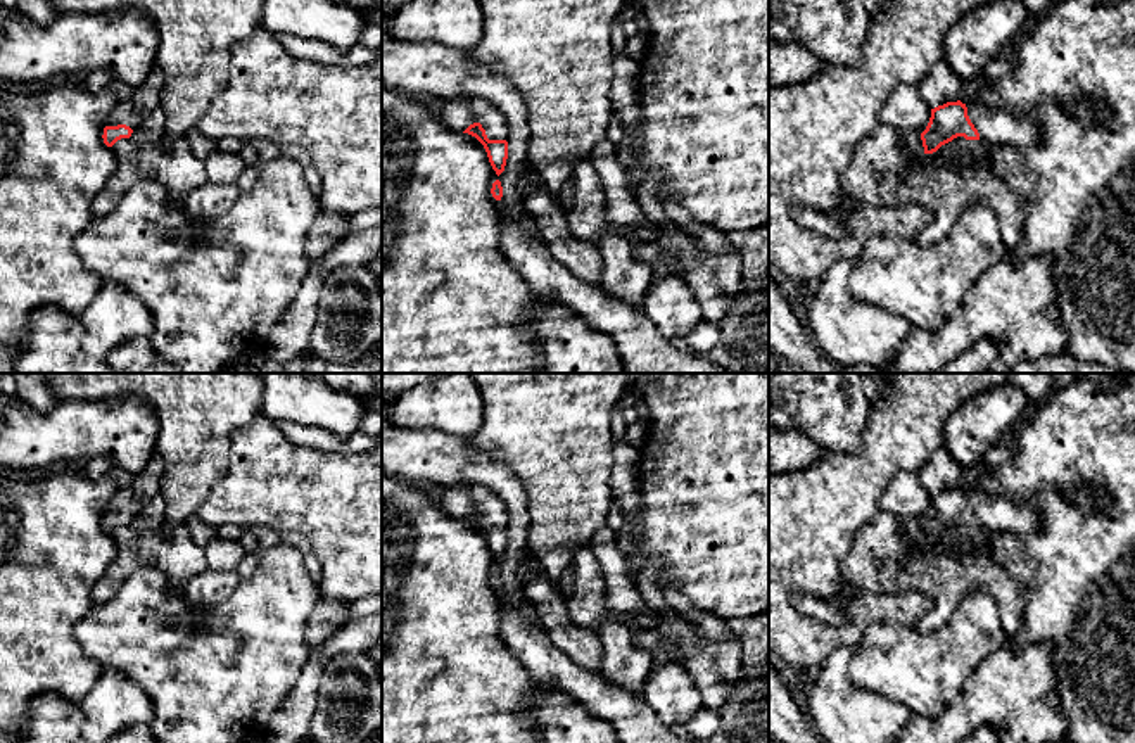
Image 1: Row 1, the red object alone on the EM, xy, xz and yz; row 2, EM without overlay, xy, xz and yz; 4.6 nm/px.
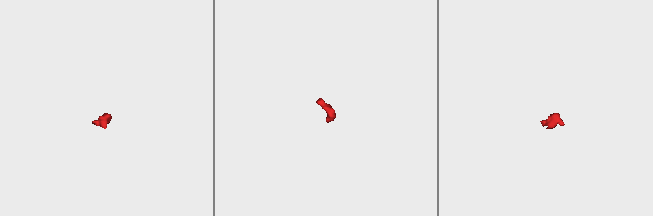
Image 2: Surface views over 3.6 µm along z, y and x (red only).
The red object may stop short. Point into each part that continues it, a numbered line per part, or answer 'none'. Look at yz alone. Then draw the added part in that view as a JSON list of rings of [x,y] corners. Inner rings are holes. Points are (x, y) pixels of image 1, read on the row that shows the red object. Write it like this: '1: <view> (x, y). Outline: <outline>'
1: yz (999, 127). Outline: [[[974,100],[966,107],[980,138],[992,145],[1031,147],[1040,142],[1040,128],[1011,109],[986,107]]]
2: yz (911, 140). Outline: [[[904,131],[902,147],[907,154],[916,156],[923,149],[923,140],[919,131]]]

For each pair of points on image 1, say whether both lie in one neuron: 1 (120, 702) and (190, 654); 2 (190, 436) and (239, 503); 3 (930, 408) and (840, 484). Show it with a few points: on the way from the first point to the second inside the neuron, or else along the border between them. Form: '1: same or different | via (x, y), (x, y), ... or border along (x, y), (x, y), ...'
1: different | border along (104, 669), (128, 676), (145, 693), (151, 724)
2: different | border along (230, 438), (227, 470), (215, 482), (197, 512)
3: same | via (907, 429), (862, 474)

